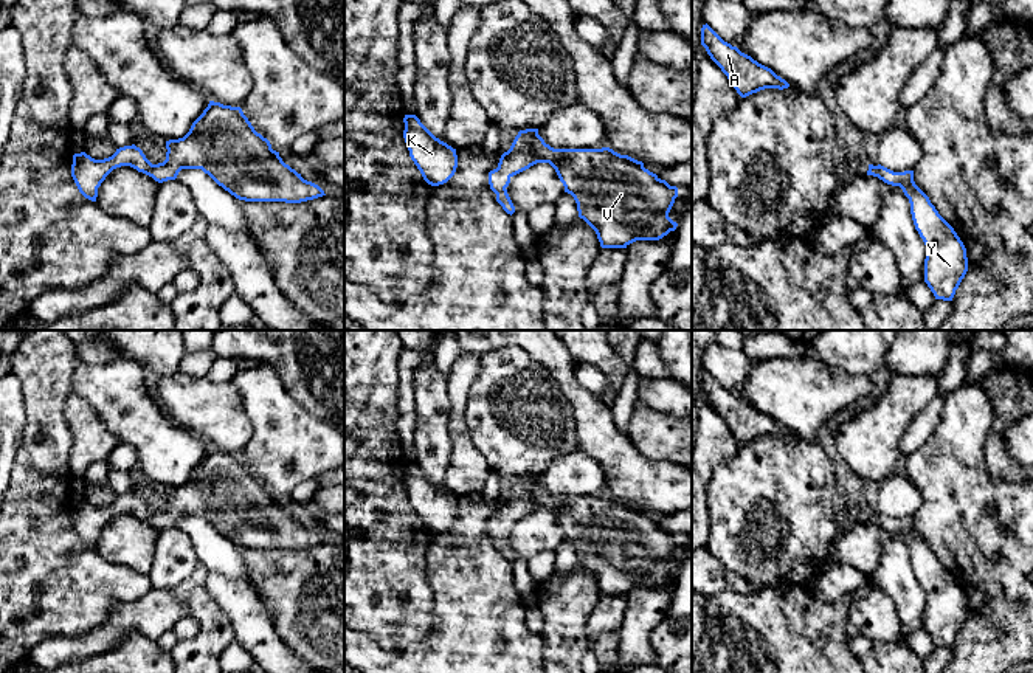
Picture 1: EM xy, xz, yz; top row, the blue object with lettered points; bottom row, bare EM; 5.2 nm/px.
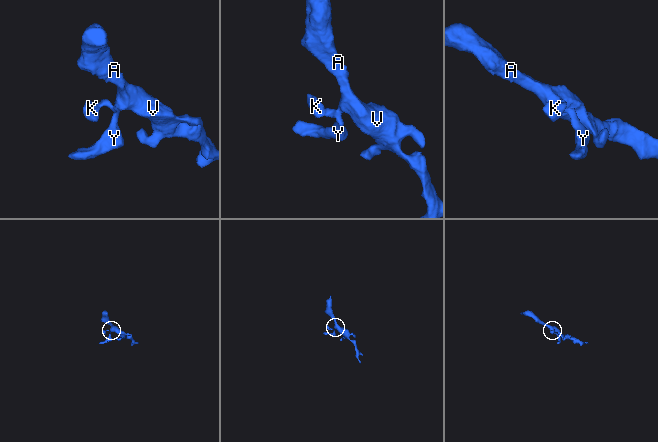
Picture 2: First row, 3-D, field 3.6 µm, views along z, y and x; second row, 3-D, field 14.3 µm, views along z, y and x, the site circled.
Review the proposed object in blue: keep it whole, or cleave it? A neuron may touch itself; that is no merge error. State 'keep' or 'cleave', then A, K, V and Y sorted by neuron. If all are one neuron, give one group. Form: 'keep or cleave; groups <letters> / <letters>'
keep; groups A K V Y

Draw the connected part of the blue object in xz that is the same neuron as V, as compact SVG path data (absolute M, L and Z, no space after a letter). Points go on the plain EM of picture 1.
M538 476L520 478L510 496L501 502L498 515L489 519L490 537L507 561L515 560L506 537L510 526L537 510L549 510L555 516L565 540L577 550L579 564L596 578L602 595L627 595L636 588L659 588L678 574L669 564L678 535L645 516L642 509L610 495L554 496L538 482Z

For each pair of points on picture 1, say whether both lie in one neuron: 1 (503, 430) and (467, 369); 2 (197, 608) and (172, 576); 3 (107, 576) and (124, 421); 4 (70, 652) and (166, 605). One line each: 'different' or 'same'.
1: different
2: different
3: different
4: same

